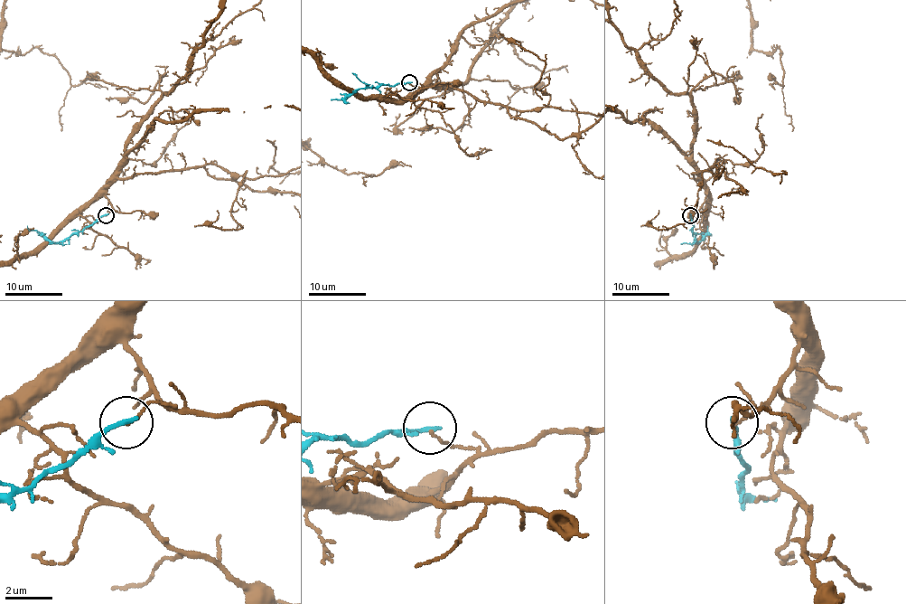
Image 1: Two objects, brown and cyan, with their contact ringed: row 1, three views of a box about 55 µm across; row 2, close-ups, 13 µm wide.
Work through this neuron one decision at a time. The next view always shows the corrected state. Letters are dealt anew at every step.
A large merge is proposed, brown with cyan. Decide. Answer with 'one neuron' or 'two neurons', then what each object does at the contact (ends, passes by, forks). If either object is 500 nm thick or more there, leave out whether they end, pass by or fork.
two neurons; brown ends there; cyan ends there

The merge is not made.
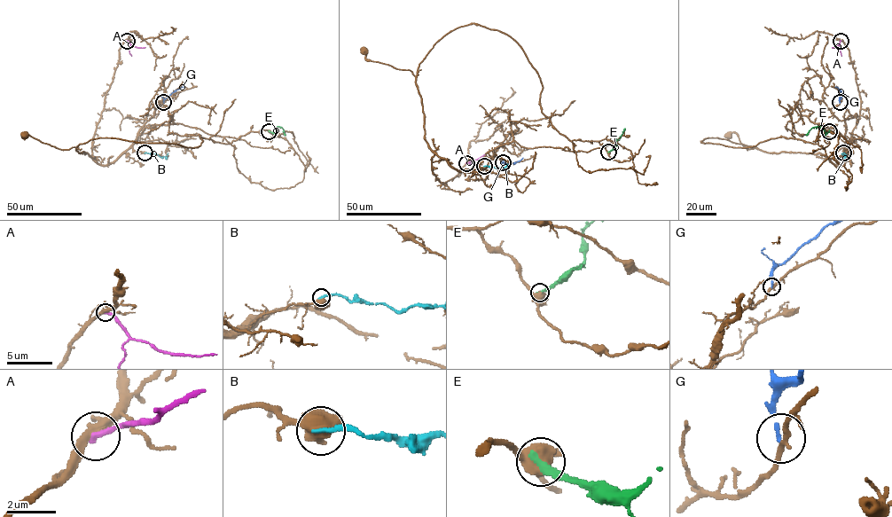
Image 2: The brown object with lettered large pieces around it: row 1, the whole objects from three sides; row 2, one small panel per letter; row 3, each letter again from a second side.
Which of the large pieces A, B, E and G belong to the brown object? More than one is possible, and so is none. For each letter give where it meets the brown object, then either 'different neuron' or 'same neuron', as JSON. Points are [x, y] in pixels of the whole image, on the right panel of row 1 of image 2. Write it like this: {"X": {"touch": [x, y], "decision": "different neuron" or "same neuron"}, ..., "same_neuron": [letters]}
{"A": {"touch": [841, 41], "decision": "different neuron"}, "B": {"touch": [843, 152], "decision": "different neuron"}, "E": {"touch": [829, 131], "decision": "different neuron"}, "G": {"touch": [840, 102], "decision": "different neuron"}, "same_neuron": []}

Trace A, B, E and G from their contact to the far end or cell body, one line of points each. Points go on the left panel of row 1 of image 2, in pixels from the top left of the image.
A: (127, 40), (136, 47), (145, 47)
B: (144, 152), (160, 157), (168, 153)
E: (269, 130), (275, 132), (276, 127), (279, 126), (285, 135)
G: (163, 103), (183, 87)

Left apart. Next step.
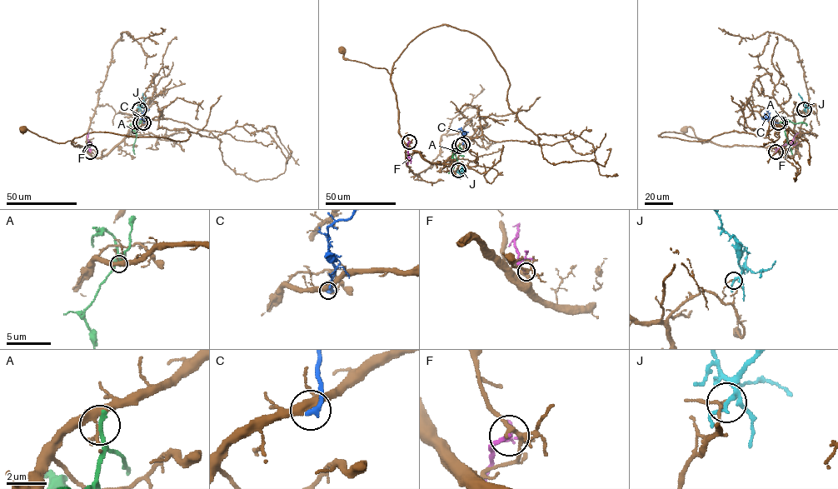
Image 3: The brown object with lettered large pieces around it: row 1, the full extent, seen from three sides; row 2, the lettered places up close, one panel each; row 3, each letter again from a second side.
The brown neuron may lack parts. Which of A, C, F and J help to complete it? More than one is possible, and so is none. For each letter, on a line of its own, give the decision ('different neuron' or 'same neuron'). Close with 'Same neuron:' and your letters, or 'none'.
A: different neuron
C: same neuron
F: different neuron
J: different neuron
Same neuron: C

